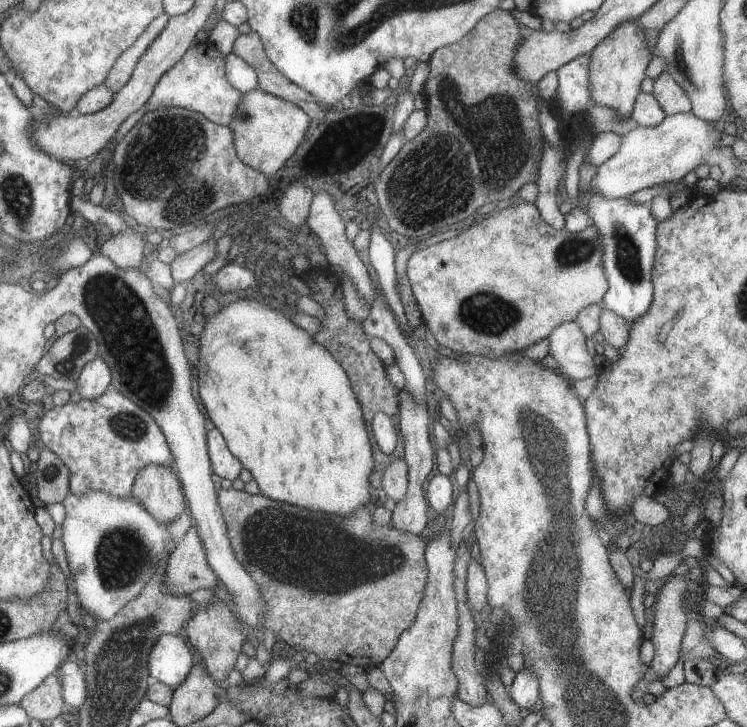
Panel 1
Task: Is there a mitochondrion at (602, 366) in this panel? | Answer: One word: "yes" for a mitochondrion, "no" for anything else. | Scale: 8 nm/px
no

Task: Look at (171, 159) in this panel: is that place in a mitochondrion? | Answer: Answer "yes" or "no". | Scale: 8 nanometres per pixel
yes

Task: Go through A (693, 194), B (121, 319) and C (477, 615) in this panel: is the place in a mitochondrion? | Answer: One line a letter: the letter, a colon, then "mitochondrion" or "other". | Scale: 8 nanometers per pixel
A: other
B: mitochondrion
C: other

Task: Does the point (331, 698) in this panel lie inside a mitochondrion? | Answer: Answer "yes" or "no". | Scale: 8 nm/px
no

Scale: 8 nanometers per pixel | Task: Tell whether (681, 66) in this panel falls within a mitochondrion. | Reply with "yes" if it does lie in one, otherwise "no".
yes

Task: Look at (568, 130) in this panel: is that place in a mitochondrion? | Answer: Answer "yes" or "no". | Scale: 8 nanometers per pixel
no

